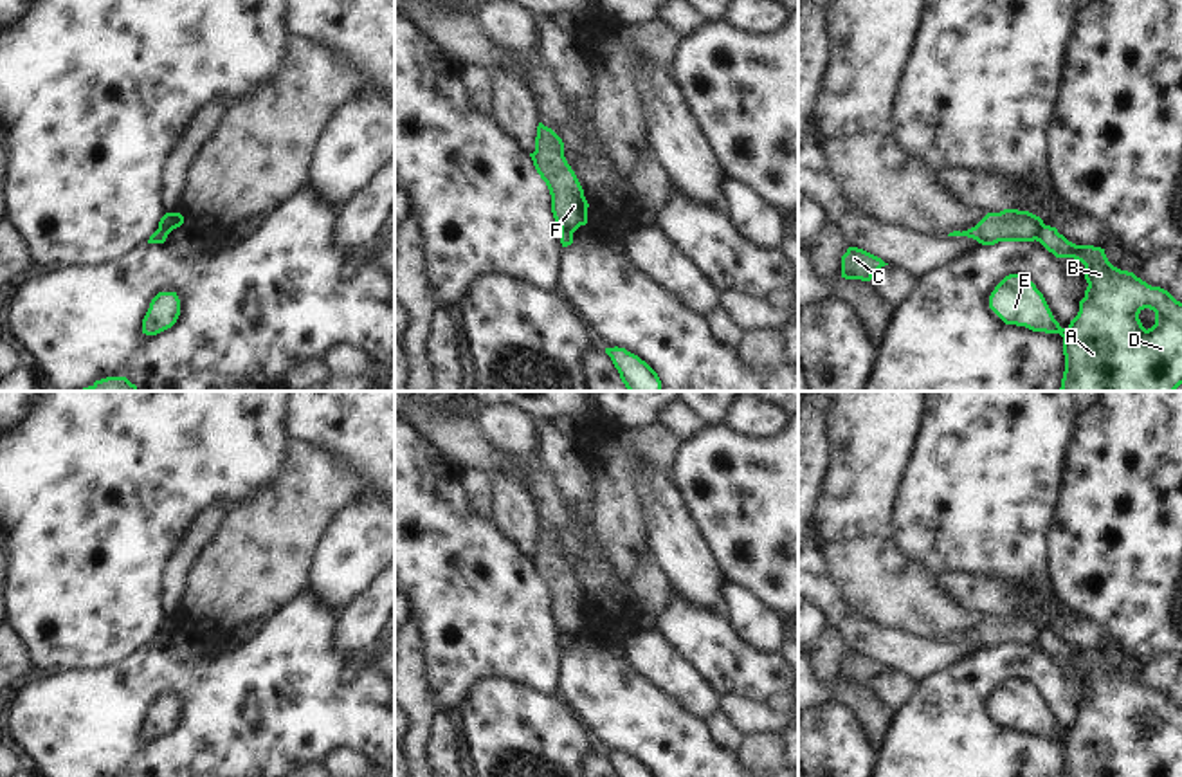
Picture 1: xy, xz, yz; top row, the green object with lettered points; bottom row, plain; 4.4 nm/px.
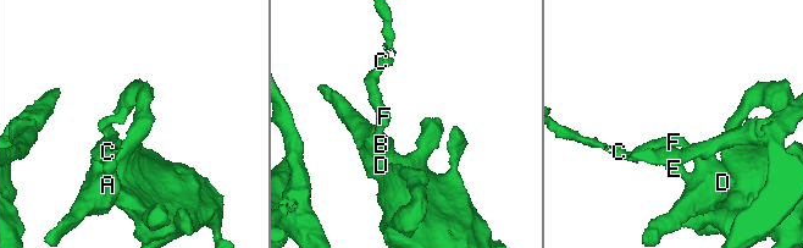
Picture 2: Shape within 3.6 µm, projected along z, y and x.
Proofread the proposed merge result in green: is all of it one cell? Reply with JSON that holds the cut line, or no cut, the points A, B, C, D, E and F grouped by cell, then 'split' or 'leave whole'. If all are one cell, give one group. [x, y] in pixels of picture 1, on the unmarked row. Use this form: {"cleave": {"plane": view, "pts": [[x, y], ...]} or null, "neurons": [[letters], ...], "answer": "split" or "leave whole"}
{"cleave": {"plane": "yz", "pts": [[1044, 628], [1035, 642]]}, "neurons": [["A", "B", "D", "E"], ["C", "F"]], "answer": "split"}

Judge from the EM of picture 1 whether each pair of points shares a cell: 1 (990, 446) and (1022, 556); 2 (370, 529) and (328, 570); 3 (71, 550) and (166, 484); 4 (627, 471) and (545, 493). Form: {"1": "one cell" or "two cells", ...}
{"1": "one cell", "2": "one cell", "3": "one cell", "4": "one cell"}

